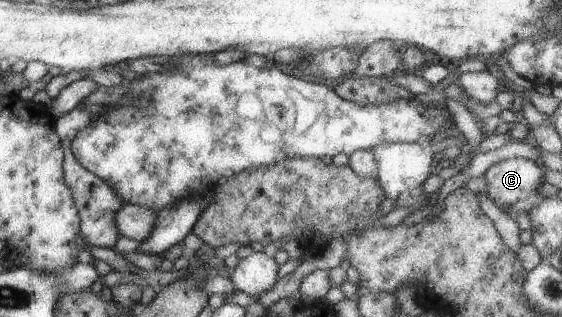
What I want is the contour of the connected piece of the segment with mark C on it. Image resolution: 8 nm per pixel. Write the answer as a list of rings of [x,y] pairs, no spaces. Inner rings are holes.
[[[522,157],[501,160],[499,163],[491,165],[484,174],[487,181],[486,192],[489,198],[504,212],[507,212],[510,207],[518,208],[519,213],[526,212],[529,216],[529,210],[532,211],[545,198],[537,191],[537,188],[544,182],[544,171],[545,167],[539,161],[535,162]]]

